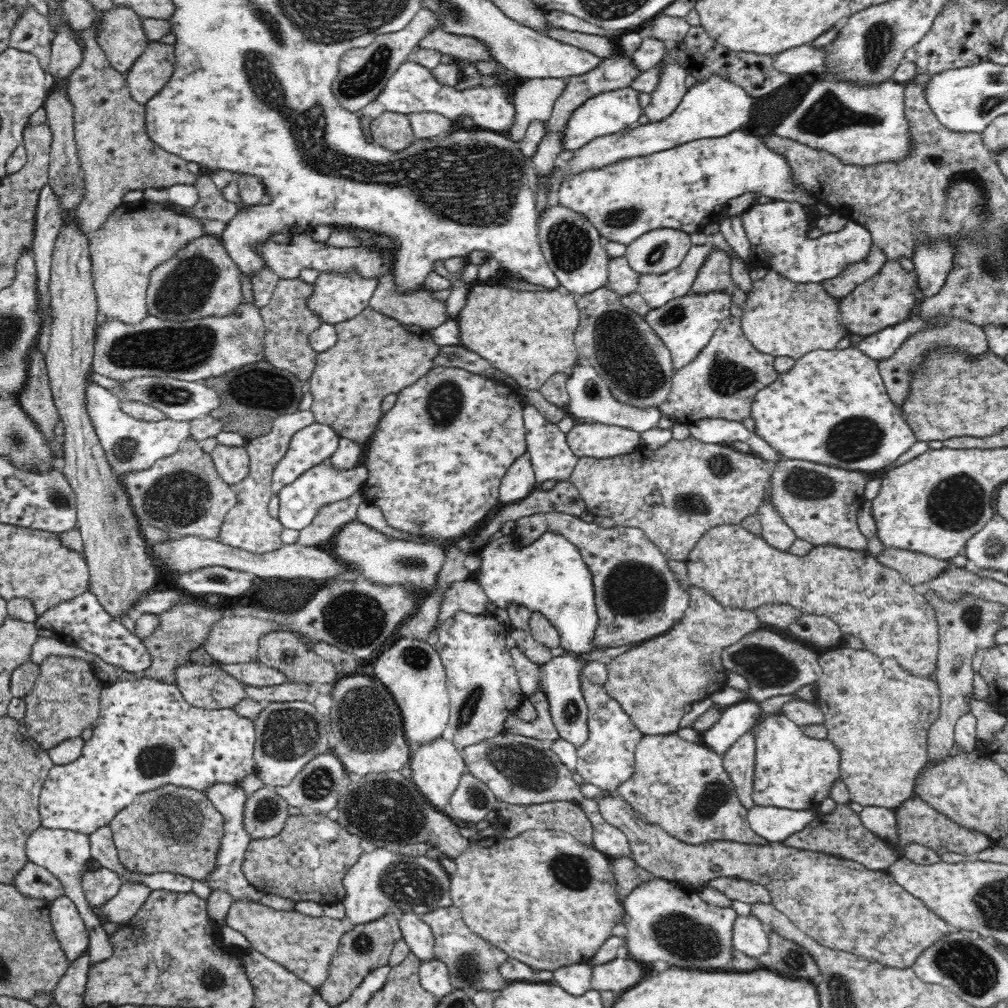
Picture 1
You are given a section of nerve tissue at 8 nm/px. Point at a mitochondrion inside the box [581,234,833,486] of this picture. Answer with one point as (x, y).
(628, 360)

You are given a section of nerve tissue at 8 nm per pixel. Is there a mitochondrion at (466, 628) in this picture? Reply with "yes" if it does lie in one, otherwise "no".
no

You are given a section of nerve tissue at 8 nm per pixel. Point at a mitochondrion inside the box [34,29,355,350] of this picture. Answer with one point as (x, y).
(186, 288)

